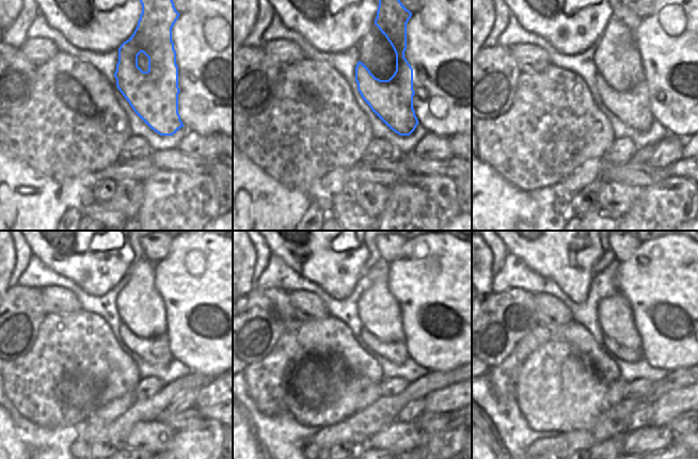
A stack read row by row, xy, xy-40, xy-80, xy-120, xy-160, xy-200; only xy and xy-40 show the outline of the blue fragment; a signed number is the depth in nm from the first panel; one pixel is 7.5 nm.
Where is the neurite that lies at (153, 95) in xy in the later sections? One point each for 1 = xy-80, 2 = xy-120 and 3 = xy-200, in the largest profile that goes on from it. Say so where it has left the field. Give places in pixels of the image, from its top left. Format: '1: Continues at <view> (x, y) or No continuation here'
1: Continues at xy-80 (632, 107)
2: Continues at xy-120 (156, 349)
3: Continues at xy-200 (621, 351).

